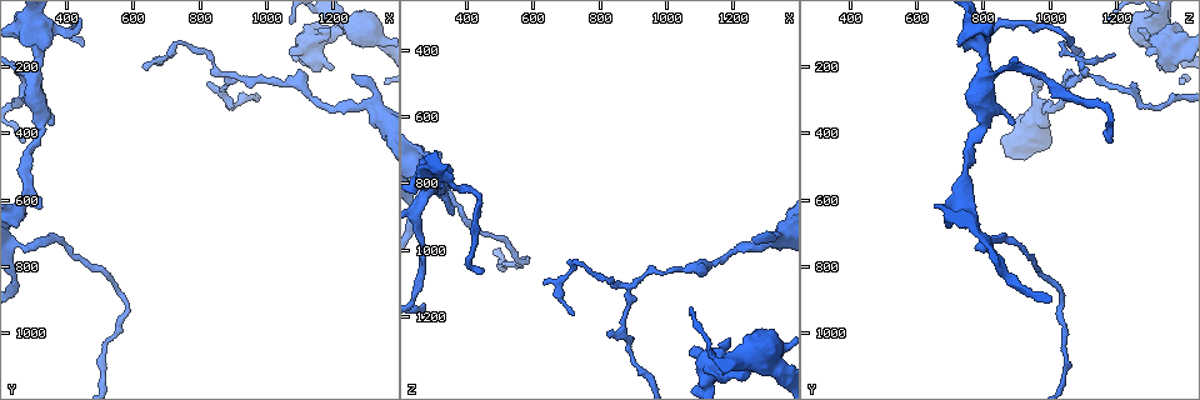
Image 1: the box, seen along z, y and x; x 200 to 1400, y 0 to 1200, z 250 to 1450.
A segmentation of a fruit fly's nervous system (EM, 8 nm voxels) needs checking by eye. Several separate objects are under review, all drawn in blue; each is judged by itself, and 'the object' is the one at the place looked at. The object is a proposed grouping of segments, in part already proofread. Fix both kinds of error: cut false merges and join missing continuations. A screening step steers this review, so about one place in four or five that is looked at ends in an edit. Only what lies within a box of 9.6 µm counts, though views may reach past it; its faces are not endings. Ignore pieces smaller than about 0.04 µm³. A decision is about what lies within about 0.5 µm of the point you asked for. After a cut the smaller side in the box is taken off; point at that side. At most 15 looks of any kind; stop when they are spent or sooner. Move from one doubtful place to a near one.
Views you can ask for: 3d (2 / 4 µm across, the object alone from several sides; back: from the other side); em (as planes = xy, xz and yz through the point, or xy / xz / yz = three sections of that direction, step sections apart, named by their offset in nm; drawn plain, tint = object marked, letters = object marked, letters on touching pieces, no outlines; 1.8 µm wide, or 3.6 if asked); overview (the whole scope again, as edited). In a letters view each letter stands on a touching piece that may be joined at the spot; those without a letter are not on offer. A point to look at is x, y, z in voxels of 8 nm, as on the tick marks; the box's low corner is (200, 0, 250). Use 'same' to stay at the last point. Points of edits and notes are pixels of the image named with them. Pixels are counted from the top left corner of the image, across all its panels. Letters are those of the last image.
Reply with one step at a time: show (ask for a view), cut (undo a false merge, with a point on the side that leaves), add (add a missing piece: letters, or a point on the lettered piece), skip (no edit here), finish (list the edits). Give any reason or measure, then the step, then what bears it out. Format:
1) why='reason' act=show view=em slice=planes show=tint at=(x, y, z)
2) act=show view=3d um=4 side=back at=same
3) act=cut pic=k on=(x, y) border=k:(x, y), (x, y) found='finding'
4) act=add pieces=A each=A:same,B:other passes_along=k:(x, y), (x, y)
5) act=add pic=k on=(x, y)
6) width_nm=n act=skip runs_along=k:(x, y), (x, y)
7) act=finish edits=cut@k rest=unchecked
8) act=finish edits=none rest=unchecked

why='an open end' act=show view=em slice=planes show=letters at=(320, 630, 710)

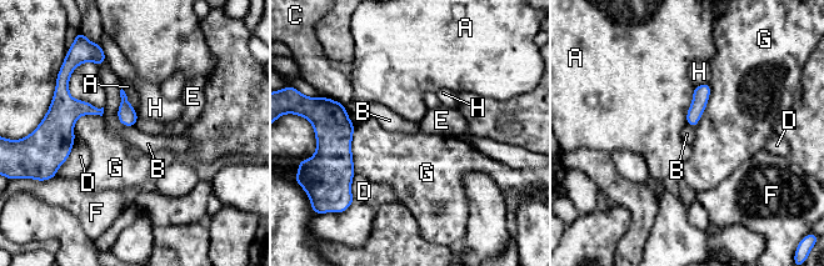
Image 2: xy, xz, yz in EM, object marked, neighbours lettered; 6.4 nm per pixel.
act=skip each=A:other,B:other,C:other,D:other,E:other,F:other,G:other,H:other border=2:(120, 89), (116, 118), (134, 126) found='none of them fits'

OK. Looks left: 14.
why='side arm on a straight run' act=show view=em slice=planes show=letters at=(310, 100, 780)

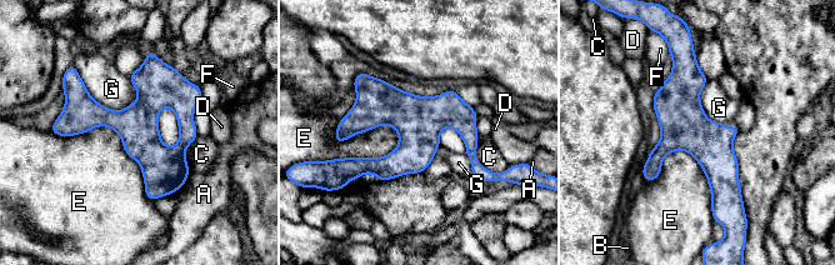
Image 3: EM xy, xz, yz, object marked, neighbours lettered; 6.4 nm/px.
act=skip each=A:other,B:other,C:other,D:other,E:other,F:other,G:other border=3:(78, 73), (108, 108), (139, 96) found='one neuron here'

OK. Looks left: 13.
why='end of a long branch' act=show view=3d um=2 at=(450, 130, 1060)

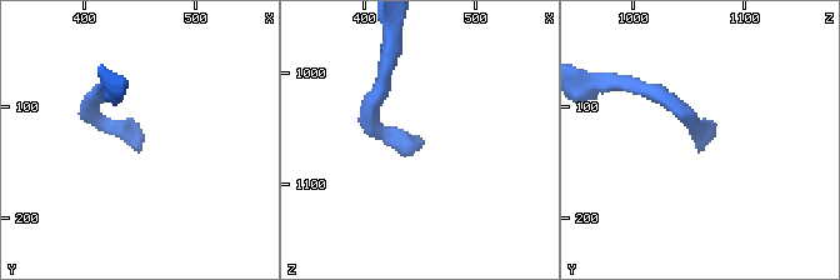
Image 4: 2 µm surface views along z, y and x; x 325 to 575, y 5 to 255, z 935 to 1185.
act=show view=em um=3.6 slice=planes show=letters at=(454, 126, 1060)

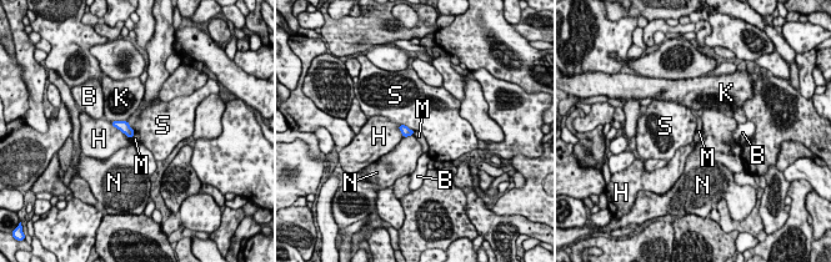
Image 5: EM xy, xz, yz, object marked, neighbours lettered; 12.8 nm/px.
longest_contact=H:340nm act=skip each=B:other,H:other,K:other,M:other,N:other,S:other border=5:(399, 124), (404, 124), (414, 131) found='none of them fits'

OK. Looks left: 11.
why='an open end' act=show view=3d um=4 at=(1190, 100, 1260)

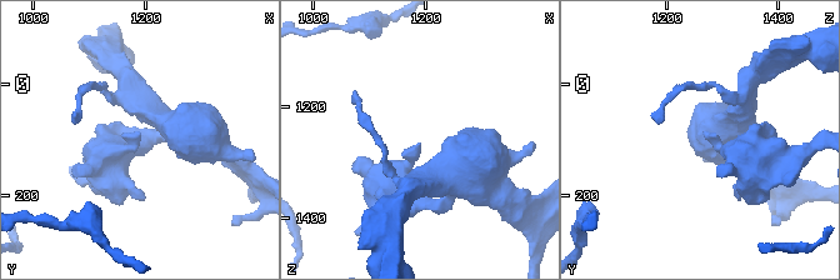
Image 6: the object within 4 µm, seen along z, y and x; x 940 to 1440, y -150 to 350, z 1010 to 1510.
act=show view=em slice=planes show=letters at=(1190, 95, 1265)

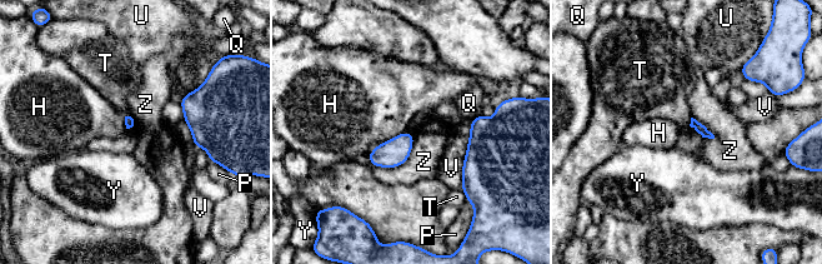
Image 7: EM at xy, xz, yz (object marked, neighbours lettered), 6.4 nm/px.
act=skip each=H:other,P:other,Q:other,T:other,U:other,V:other,Y:other,Z:other border=7:(406, 130), (384, 142) found='no lettered piece goes on from it'

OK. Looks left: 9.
why='an open end' act=show view=3d um=4 at=(1260, 220, 970)

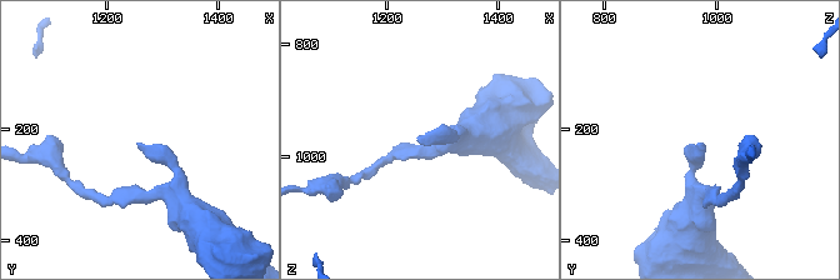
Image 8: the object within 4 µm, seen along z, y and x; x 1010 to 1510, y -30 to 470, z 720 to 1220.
why='shape alone is not enough' act=show view=em slice=planes show=tint at=(1265, 230, 970)

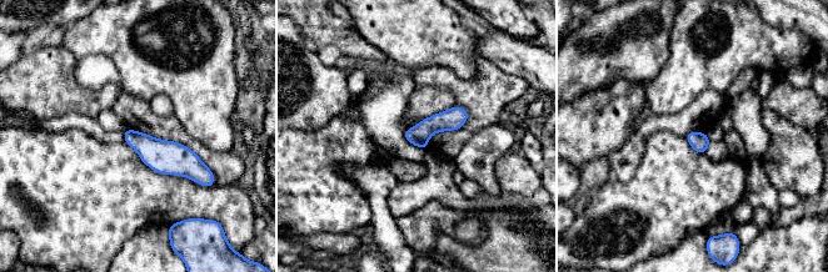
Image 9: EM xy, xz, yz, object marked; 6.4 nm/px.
why='see the neighbours' act=show view=em slice=planes show=letters at=same

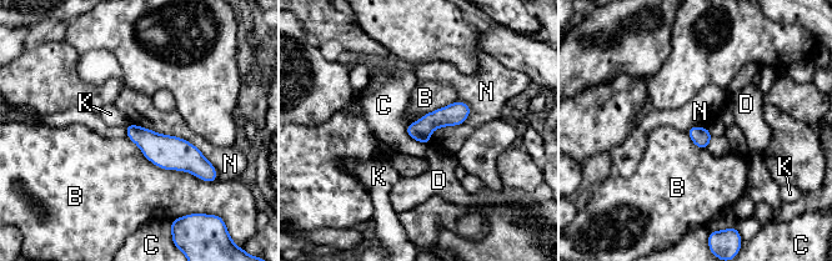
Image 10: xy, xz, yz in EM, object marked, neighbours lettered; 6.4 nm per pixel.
act=skip each=B:other,C:other,D:other,K:other,N:other border=10:(130, 123), (186, 139), (216, 171) found='no lettered piece goes on from it'

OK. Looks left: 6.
why='thin neck' act=show view=3d um=2 at=(900, 320, 1320)

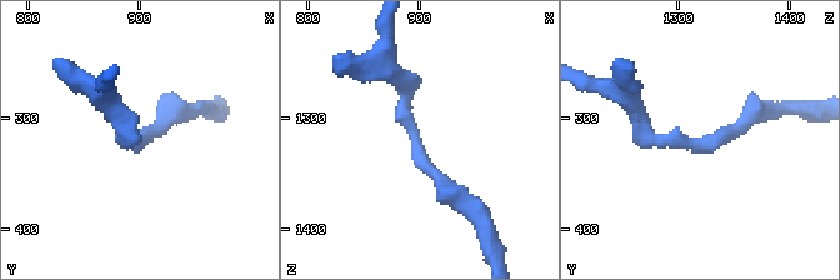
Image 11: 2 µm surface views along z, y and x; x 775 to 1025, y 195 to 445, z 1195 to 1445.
why='now the EM' act=show view=em slice=planes show=letters at=(892, 322, 1322)

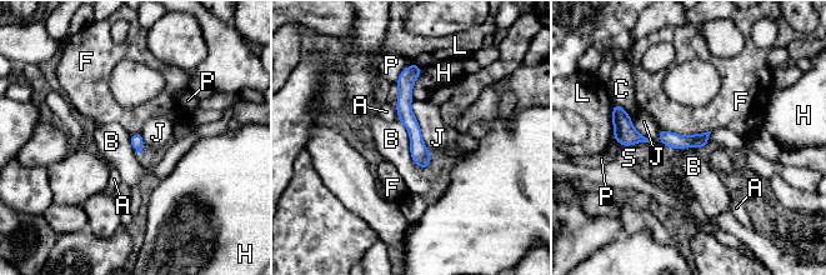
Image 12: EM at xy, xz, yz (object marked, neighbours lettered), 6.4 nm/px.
longest_contact=J:380nm act=skip each=A:other,B:other,C:other,F:other,H:other,J:other,L:other,P:other,S:other runs_along=12:(415, 68), (405, 114), (425, 164) found='one neuron here'

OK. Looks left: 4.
act=finish edits=none rest=unchecked

